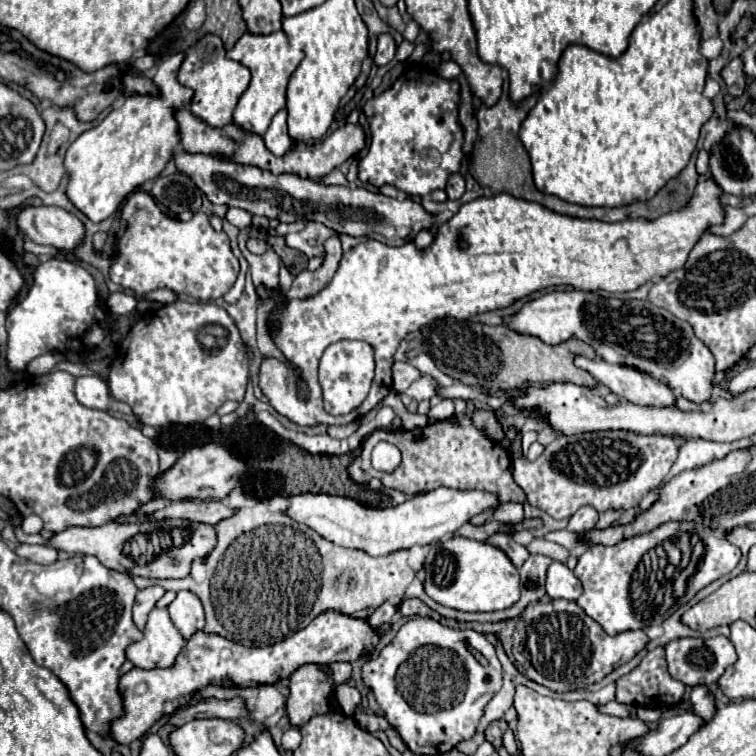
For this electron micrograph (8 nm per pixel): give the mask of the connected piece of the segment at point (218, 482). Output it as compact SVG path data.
M208 443L202 447L188 449L174 467L170 467L166 473L160 473L160 479L156 479L156 491L160 497L166 497L170 501L180 499L222 499L226 497L234 487L240 485L240 477L246 473L246 463L234 457L224 445L220 443Z

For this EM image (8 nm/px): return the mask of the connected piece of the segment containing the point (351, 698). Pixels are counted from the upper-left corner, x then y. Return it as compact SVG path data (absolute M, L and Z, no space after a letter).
M342 683L342 685L336 685L334 689L334 705L344 711L348 717L354 713L356 705L360 703L360 693L358 689L354 689L352 685L348 683Z

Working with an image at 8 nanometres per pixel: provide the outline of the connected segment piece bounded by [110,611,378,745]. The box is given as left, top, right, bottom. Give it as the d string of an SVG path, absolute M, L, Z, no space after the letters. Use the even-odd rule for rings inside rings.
M326 611L322 615L318 615L308 627L300 629L298 633L294 633L292 637L276 643L276 645L268 645L268 647L244 647L236 641L228 641L220 635L208 635L204 631L198 631L196 635L192 635L192 639L188 639L188 643L184 645L184 649L180 651L180 655L176 657L172 667L166 669L138 669L134 667L132 671L128 671L126 675L120 677L120 693L124 697L124 717L116 719L110 727L110 737L116 739L118 743L130 745L134 739L140 739L142 735L146 735L150 731L150 727L164 715L172 715L176 709L180 709L182 705L186 705L192 695L208 685L222 685L222 687L258 687L258 685L268 685L268 683L278 683L286 677L290 677L298 667L314 663L314 665L330 665L336 661L356 661L358 657L372 653L374 645L378 643L378 635L372 631L372 627L368 627L368 621L364 619L352 619L348 615L336 615L334 611Z

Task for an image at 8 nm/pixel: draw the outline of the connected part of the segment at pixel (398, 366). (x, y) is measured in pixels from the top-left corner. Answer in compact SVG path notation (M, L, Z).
M394 361L392 371L394 371L394 389L398 393L404 393L420 377L418 369L414 369L408 363L400 363L400 361Z

